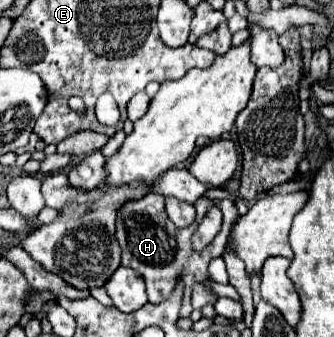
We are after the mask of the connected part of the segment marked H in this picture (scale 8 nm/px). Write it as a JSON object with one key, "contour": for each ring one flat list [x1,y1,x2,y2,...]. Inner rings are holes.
{"contour":[[149,193,141,201,127,203,117,213,117,241,119,241,121,251,123,251,121,263,125,267,133,267,135,271,141,273,141,277,147,283,147,295,149,295,151,303,161,303,163,299,169,297,169,293,173,291,173,287,177,283,177,275,183,269,185,297,183,297,181,317,189,317,191,315,191,311,193,311,193,307,191,307,191,287,195,283,205,283,205,281,211,279,209,271,207,271,209,261,223,253,223,249,227,245,227,239,229,239,231,225,237,219,237,209,235,209,235,203,231,199,207,199,207,197,201,197,194,203,194,207,196,209,195,223,191,223,185,229,173,227,173,223,169,221,169,217,165,215,165,209,163,209,163,195,159,195,159,193],[213,205,221,207,221,211,223,211,223,227,217,233,215,241,207,247,205,253,195,253,193,247,191,247,191,235,193,235,195,227,203,219,205,211,209,211,209,207,213,207]]}

